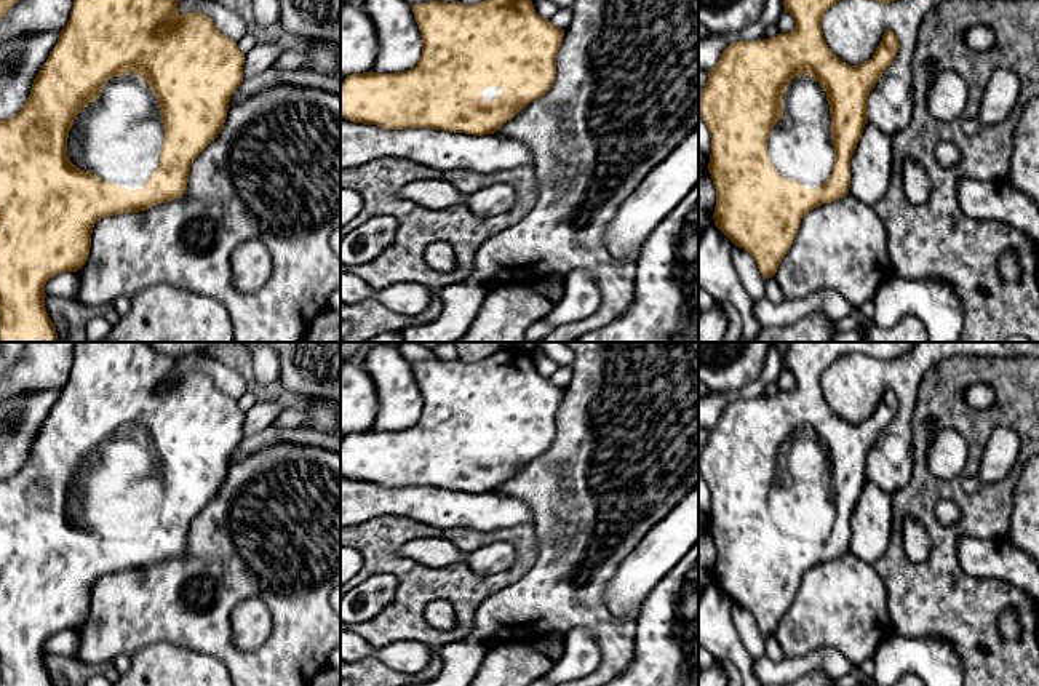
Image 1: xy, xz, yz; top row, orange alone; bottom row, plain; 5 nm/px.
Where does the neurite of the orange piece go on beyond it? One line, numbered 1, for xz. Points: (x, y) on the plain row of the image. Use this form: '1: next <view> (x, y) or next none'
1: next xz (489, 450)

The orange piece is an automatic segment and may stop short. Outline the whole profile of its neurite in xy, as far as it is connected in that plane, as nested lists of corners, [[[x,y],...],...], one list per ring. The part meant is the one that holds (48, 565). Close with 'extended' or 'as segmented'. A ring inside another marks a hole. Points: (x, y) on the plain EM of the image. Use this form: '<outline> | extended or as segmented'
[[[74,342],[70,377],[38,429],[27,459],[16,473],[0,478],[0,686],[54,686],[45,667],[45,643],[61,630],[77,630],[85,624],[94,582],[107,574],[145,569],[182,555],[193,518],[221,491],[230,456],[243,440],[245,411],[206,373],[179,373],[179,358],[157,352],[149,342]]] | extended

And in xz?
[[[500,349],[475,363],[460,360],[428,360],[412,363],[422,395],[422,414],[406,430],[352,432],[340,441],[340,475],[353,481],[377,483],[385,488],[430,486],[473,494],[494,493],[529,461],[542,456],[556,433],[556,411],[564,387],[555,385],[534,368],[531,353]]] | extended

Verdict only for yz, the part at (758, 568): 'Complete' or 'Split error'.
Split error

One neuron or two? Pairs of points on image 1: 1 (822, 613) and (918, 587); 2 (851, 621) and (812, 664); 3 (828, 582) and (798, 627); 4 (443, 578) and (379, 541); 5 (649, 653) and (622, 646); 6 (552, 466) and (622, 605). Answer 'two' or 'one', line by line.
1: two
2: two
3: one
4: one
5: two
6: two

